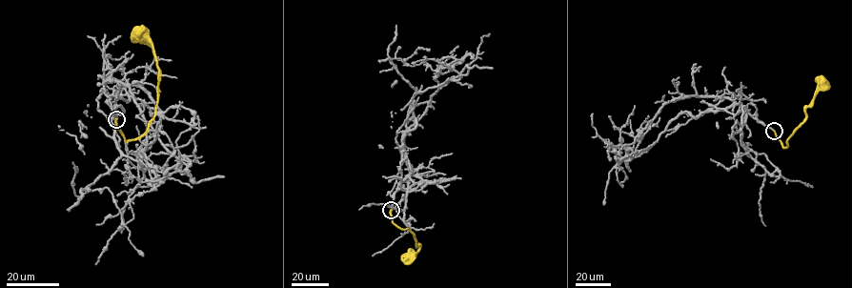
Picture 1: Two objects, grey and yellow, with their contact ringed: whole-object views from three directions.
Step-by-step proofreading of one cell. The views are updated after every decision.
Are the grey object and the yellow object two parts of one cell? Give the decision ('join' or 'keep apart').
join

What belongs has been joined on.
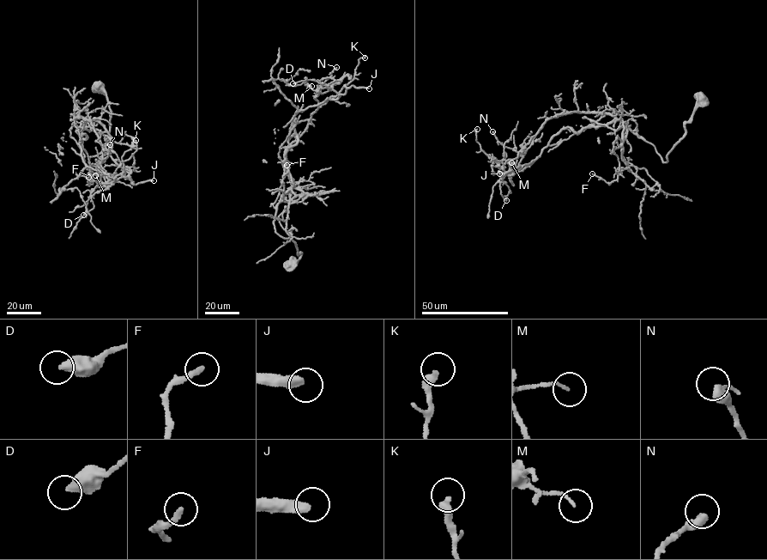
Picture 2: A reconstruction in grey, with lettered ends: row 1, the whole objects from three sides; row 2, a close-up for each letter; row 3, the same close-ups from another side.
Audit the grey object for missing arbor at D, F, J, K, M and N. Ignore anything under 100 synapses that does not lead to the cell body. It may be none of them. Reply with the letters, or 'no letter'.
J

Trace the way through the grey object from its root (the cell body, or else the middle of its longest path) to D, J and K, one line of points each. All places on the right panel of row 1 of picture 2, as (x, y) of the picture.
D: (703, 99), (667, 162), (653, 145), (608, 112), (552, 117), (503, 178), (500, 194), (506, 200)
J: (703, 99), (667, 162), (653, 145), (613, 119), (578, 133), (563, 128), (530, 163), (499, 173)
K: (703, 99), (667, 162), (608, 112), (558, 113), (516, 157), (502, 161), (480, 149), (477, 129)

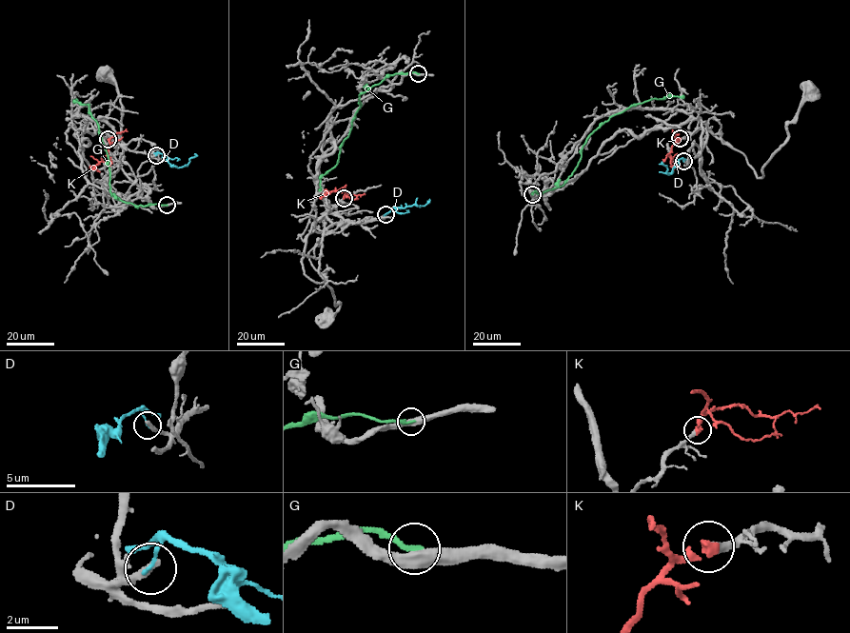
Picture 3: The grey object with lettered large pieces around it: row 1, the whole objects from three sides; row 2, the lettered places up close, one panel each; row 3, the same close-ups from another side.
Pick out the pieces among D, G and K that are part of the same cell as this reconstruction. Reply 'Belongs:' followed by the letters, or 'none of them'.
Belongs: K

